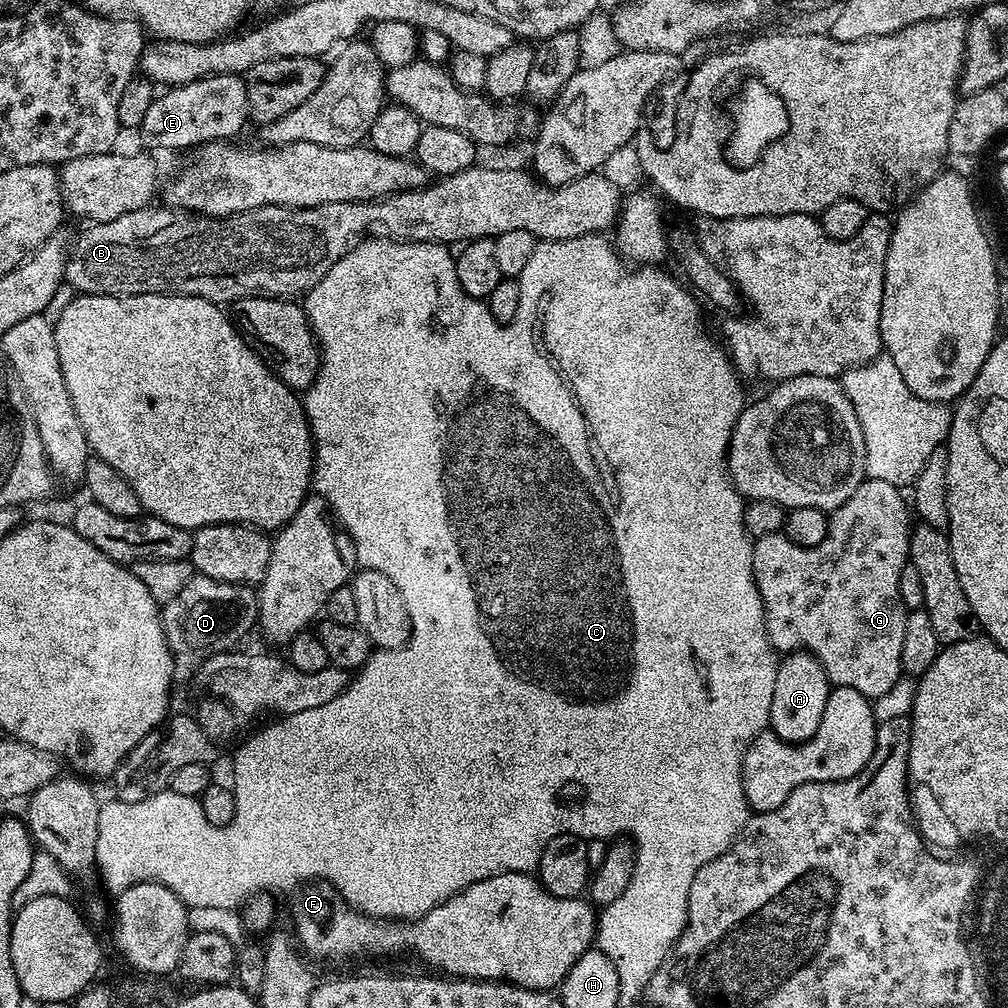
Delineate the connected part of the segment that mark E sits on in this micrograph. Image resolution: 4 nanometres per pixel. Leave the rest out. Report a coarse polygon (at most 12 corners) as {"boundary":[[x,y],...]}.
{"boundary":[[207,76],[155,97],[139,135],[156,148],[236,138],[240,76]]}

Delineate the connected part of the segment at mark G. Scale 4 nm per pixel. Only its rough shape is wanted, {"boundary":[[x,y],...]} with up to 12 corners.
{"boundary":[[865,478],[834,534],[757,536],[768,641],[869,698],[902,679],[906,500]]}

